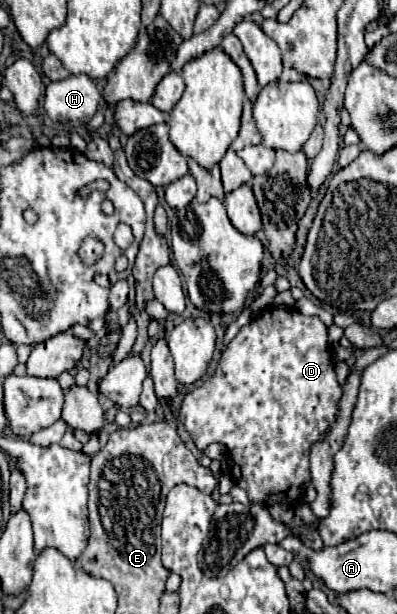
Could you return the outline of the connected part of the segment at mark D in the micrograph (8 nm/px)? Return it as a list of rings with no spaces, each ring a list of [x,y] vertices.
[[[269,307],[259,319],[255,319],[249,325],[239,329],[239,333],[231,339],[231,343],[223,351],[213,377],[207,379],[201,387],[195,387],[191,393],[185,395],[181,409],[179,409],[179,417],[199,449],[205,449],[209,443],[221,443],[227,449],[227,455],[233,459],[229,473],[231,473],[233,481],[241,489],[247,491],[247,495],[253,503],[265,503],[267,495],[273,495],[281,503],[281,501],[289,499],[291,487],[301,487],[303,483],[307,483],[311,479],[311,475],[309,475],[309,447],[317,439],[321,439],[321,435],[325,435],[325,431],[329,431],[329,423],[333,423],[333,415],[337,415],[337,399],[341,399],[341,387],[335,377],[335,361],[331,355],[331,347],[327,341],[327,327],[323,325],[323,321],[319,317],[305,317],[303,313],[299,313],[295,309]]]

